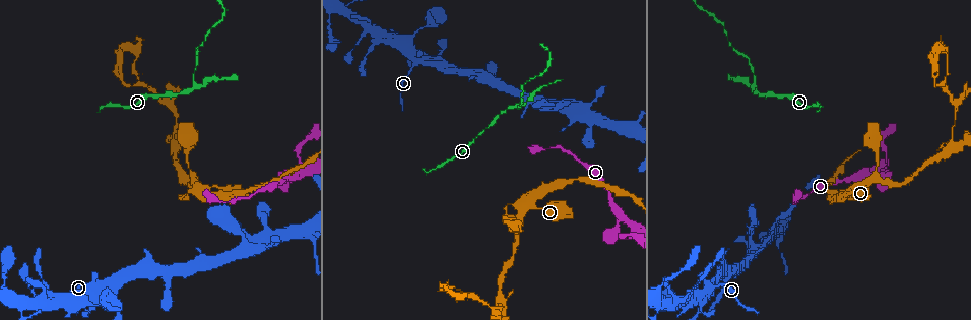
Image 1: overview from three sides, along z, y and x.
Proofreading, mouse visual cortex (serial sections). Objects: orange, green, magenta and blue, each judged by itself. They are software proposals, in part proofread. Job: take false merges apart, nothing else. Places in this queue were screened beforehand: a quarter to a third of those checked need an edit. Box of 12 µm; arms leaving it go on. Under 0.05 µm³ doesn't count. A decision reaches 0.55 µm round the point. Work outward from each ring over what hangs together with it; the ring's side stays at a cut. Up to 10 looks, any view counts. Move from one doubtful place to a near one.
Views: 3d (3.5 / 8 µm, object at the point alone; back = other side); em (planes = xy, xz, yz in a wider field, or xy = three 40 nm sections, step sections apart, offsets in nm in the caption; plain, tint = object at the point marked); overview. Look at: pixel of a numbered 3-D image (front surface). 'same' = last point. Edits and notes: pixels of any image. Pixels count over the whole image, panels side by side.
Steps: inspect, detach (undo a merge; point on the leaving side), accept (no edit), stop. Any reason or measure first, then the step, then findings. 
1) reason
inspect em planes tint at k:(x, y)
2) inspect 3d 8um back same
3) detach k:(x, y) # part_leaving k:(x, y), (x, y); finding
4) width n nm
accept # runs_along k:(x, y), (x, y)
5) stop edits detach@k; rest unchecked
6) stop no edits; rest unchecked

calibre changes
inspect 3d 8um at 1:(952, 146)

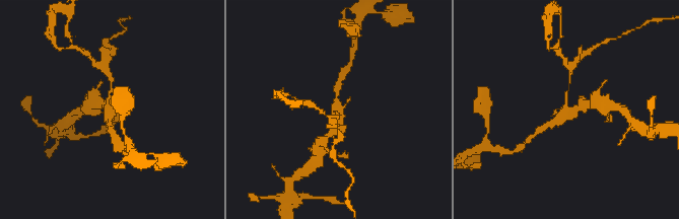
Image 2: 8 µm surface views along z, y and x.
inspect em xy step 1 tint at 2:(567, 111)

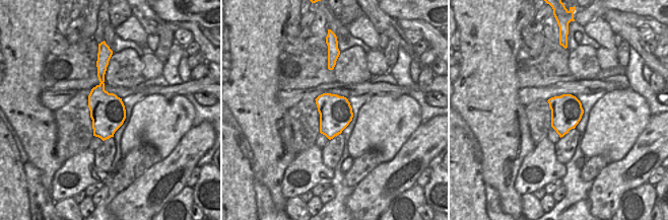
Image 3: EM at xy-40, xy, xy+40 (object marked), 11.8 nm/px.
detach 2:(107, 71) # part_leaving 2:(108, 101), (110, 75), (96, 66); a second cell is stuck on

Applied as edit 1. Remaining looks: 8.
see it whole again
inspect overview

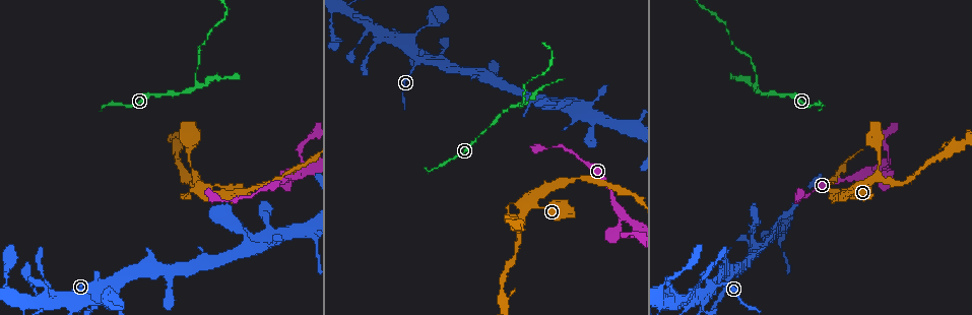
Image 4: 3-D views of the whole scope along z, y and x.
arms part here
inspect 3d 8um back at 4:(195, 88)

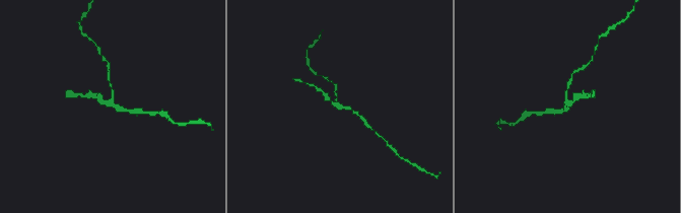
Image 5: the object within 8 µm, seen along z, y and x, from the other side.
inspect 3d 3.5um back at 5:(566, 103)

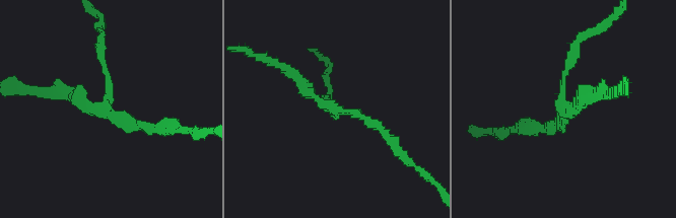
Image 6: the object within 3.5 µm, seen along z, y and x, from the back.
detach 6:(567, 66) # part_leaving 6:(562, 102), (572, 49), (601, 24); two cells meet here

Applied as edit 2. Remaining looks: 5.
redraw
inspect overview

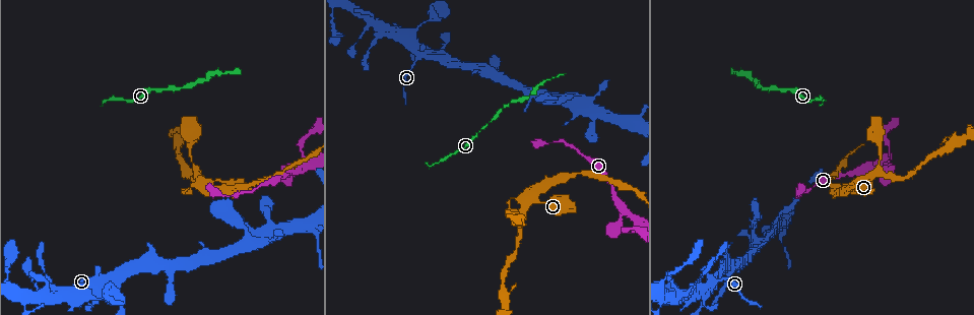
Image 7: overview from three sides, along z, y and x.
branch point
inspect 3d 3.5um at 7:(709, 282)

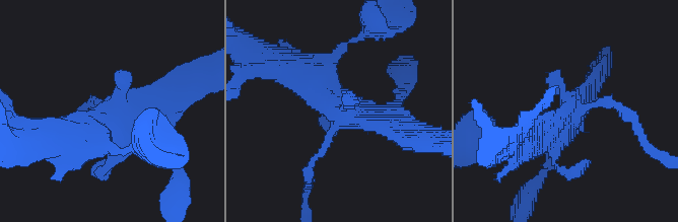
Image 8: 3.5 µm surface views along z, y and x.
now the EM
inspect em xy step 3 tint at 8:(117, 113)

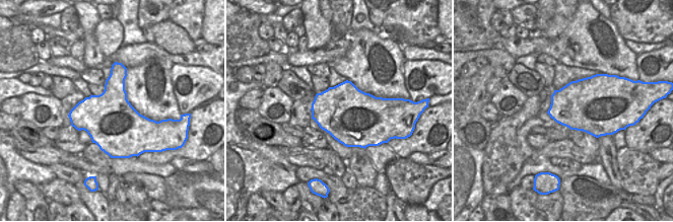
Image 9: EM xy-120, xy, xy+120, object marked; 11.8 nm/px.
accept # runs_along 8:(309, 167), (346, 116), (405, 134); all the same cell

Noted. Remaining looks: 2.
inspect 3d 8um at 7:(304, 154)

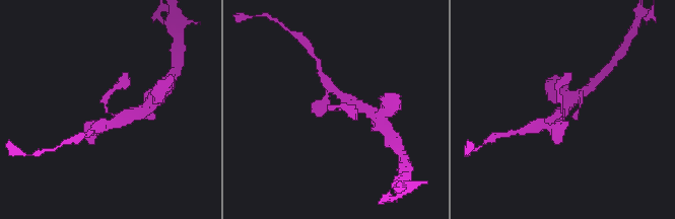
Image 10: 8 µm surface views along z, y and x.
inspect em xy step 1 tint at 10:(107, 109)

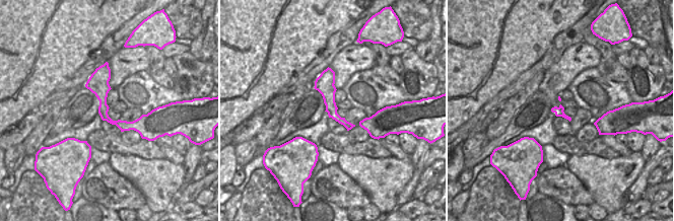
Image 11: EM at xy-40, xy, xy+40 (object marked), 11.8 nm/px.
width 180 nm
accept # runs_along 10:(545, 123), (563, 113), (558, 86); all the same cell

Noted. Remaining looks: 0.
stop edits detach@2, detach@6; rest unchecked

